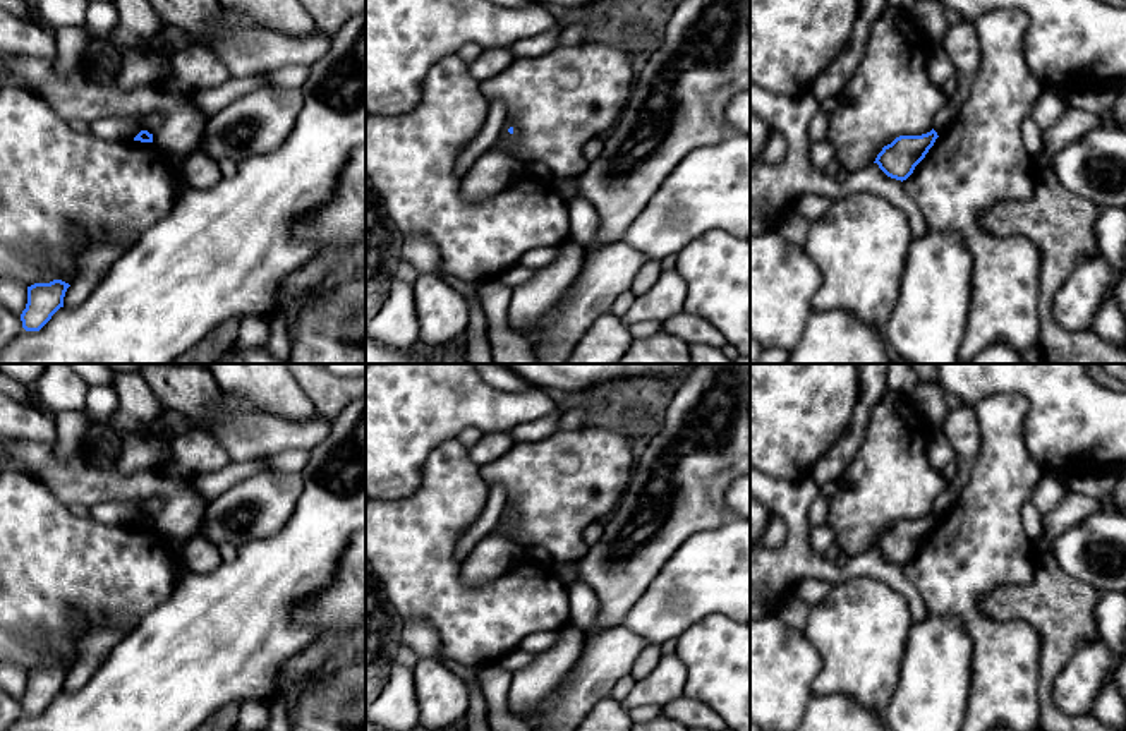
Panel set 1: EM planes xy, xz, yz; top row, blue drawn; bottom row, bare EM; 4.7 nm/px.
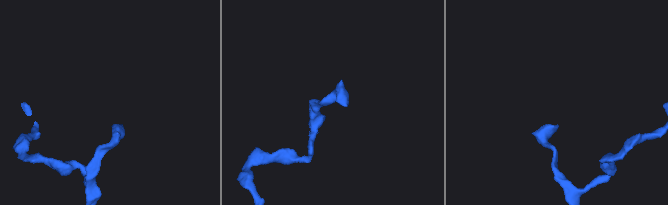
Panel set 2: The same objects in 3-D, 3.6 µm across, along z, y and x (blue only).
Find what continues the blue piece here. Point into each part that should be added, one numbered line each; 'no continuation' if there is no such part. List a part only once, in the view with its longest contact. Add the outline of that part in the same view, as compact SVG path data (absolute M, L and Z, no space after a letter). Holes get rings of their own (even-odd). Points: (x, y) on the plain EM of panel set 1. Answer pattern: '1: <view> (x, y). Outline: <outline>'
no continuation

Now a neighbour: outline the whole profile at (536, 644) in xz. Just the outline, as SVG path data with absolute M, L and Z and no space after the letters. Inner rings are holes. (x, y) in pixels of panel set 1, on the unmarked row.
M560 630L534 633L534 635L529 635L520 643L518 649L539 655L539 654L549 650L558 642L558 638L560 638Z

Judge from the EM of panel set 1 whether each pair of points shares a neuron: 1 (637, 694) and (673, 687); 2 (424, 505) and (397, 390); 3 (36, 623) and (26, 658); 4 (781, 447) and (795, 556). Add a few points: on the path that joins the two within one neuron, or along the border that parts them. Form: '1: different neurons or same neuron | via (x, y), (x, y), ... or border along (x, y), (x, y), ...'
1: same neuron | via (646, 692), (665, 687)
2: different neurons | border along (436, 448), (409, 495), (383, 500)
3: same neuron | via (28, 632), (26, 649)
4: different neurons | border along (768, 474), (788, 481), (809, 476)

